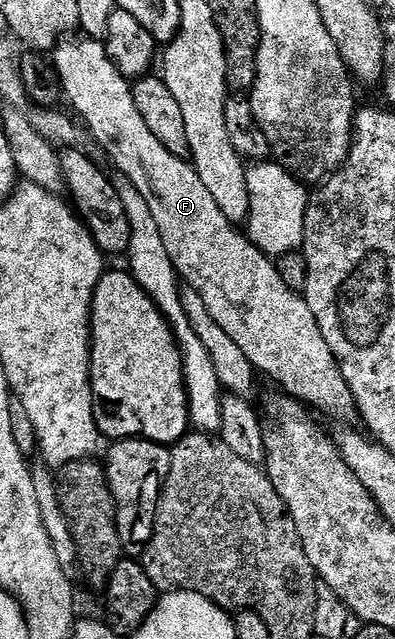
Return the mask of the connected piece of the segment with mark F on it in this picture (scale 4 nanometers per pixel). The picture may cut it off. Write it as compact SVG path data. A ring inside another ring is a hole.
M67 37L54 48L52 62L62 82L65 102L74 106L73 114L82 115L84 127L86 122L95 141L106 147L115 165L122 167L121 174L130 180L140 197L148 201L148 209L152 209L152 217L156 217L160 237L164 237L168 257L172 257L179 280L189 290L200 293L208 313L212 313L212 321L216 321L216 325L220 325L220 329L224 329L224 333L228 333L228 337L240 345L244 357L252 361L255 372L279 383L282 386L279 388L285 394L303 405L314 406L326 415L339 415L342 419L350 414L353 416L356 411L354 398L340 373L340 365L332 349L328 349L328 341L324 341L324 333L320 333L320 325L316 325L316 317L312 317L312 309L308 309L308 301L299 292L288 289L288 285L280 281L277 262L254 246L235 224L228 221L228 217L224 217L224 213L220 213L220 205L216 205L212 193L204 189L204 181L200 181L193 166L186 159L164 149L156 133L151 133L148 125L144 125L144 117L140 117L136 109L131 80L124 78L116 65L112 65L105 42Z

